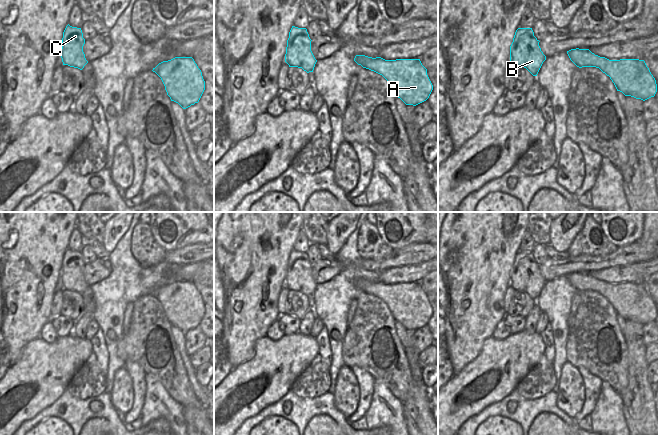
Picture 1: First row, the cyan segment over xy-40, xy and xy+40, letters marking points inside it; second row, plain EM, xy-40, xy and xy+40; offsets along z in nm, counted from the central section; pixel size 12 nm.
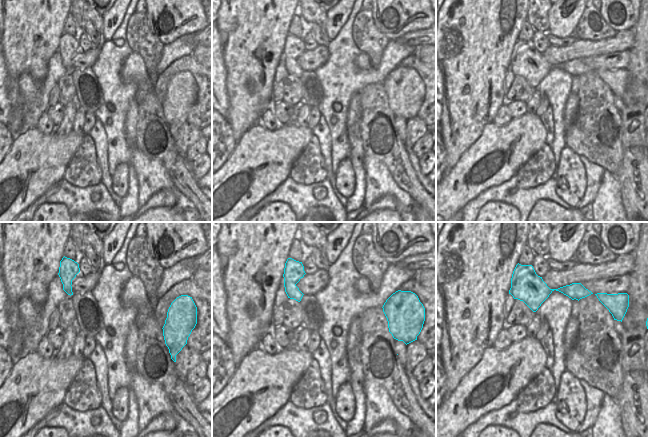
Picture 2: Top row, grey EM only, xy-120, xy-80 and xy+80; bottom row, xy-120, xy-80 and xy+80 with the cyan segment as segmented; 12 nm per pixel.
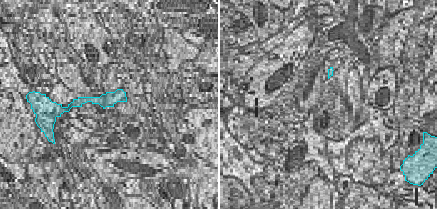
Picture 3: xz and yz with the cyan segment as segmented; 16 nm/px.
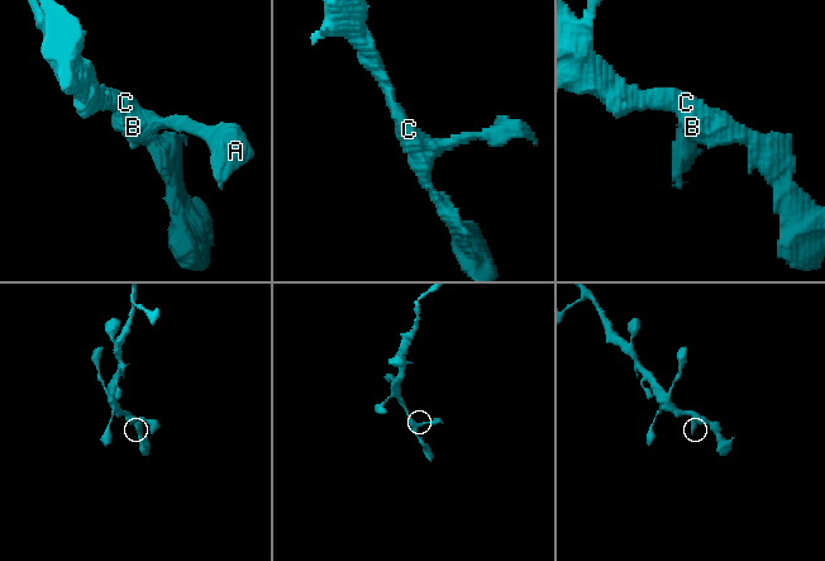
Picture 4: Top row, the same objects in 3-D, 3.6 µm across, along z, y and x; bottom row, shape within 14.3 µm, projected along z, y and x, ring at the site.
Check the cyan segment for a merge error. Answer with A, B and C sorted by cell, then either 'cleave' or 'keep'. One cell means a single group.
A B C; keep

